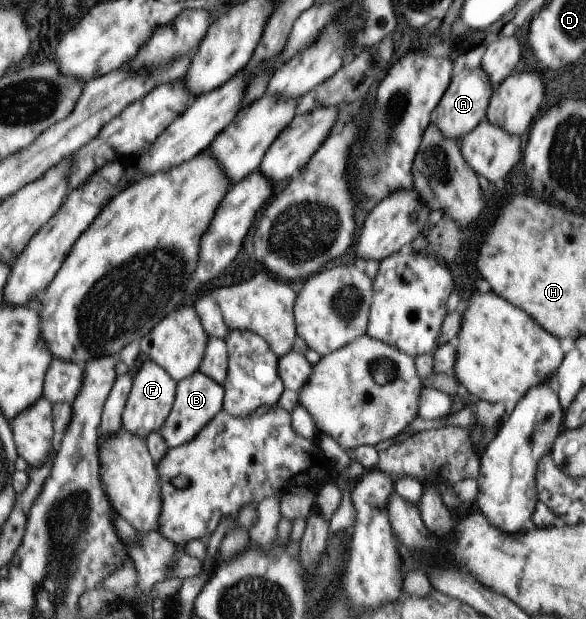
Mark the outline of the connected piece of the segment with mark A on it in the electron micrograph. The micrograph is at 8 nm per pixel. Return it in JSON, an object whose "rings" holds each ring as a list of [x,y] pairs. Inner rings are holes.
{"rings":[[[480,66],[474,68],[464,67],[454,72],[450,77],[444,94],[432,114],[432,122],[440,129],[440,132],[454,140],[460,140],[463,134],[472,130],[480,121],[484,120],[486,107],[494,87],[488,80],[485,70]]]}

